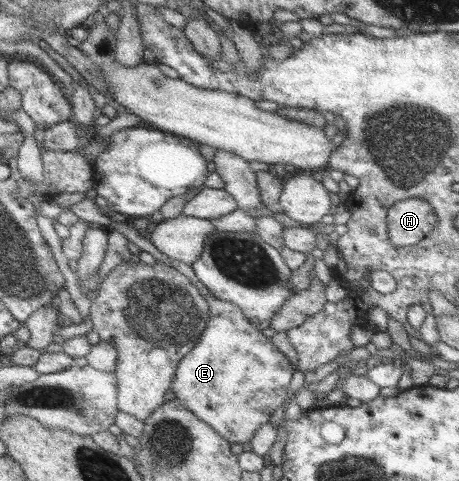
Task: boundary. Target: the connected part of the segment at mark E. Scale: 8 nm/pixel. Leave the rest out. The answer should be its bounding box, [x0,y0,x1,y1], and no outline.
[110,221,295,443]

